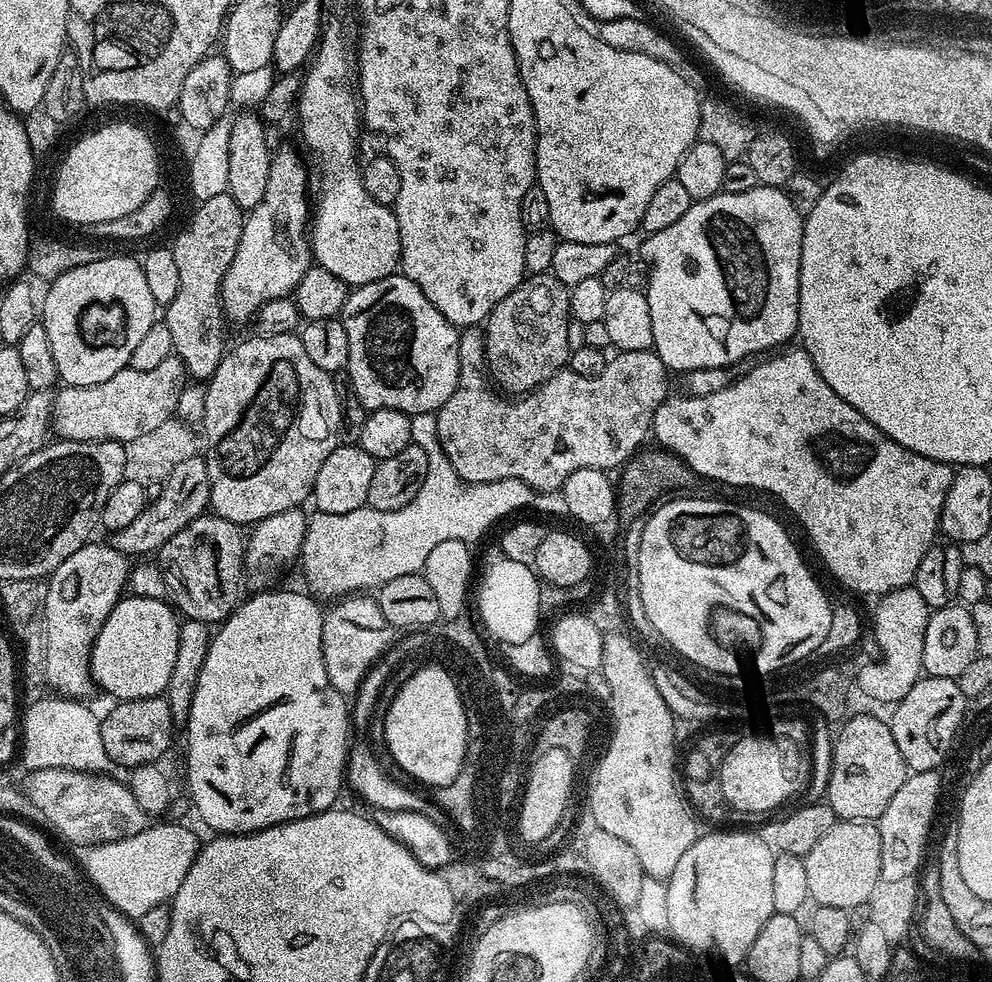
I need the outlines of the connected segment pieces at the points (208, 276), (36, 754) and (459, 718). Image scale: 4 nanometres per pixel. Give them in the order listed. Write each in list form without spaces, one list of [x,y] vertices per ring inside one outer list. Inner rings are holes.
[[[227,192],[222,194],[214,194],[214,198],[206,198],[199,201],[196,213],[192,216],[192,221],[181,230],[176,236],[176,241],[170,244],[172,253],[174,254],[174,266],[178,266],[178,294],[174,294],[174,298],[166,306],[165,314],[163,313],[163,323],[172,326],[175,320],[220,320],[222,309],[220,306],[220,283],[226,274],[226,270],[230,270],[230,262],[234,258],[234,254],[238,250],[238,242],[242,234],[242,226],[246,215],[245,209],[238,206],[238,202],[234,202],[234,198]]]
[[[52,698],[56,700],[36,700],[28,709],[22,712],[22,756],[24,752],[25,769],[38,768],[69,768],[79,772],[89,770],[104,770],[109,767],[108,755],[104,753],[102,746],[102,734],[100,733],[100,720],[90,709],[87,703],[76,698]]]
[[[421,672],[415,680],[412,680],[411,684],[408,684],[404,692],[398,690],[383,717],[383,724],[383,743],[388,744],[389,754],[396,759],[397,766],[406,775],[413,776],[414,779],[421,780],[424,784],[432,784],[433,789],[445,787],[458,778],[460,767],[469,755],[468,743],[470,743],[470,737],[466,732],[467,724],[462,712],[461,700],[456,698],[452,684],[449,683],[448,677],[444,676],[442,672]]]

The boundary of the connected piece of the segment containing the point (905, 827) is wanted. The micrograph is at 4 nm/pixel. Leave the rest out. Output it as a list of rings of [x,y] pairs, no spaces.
[[[936,770],[930,772],[912,772],[903,782],[898,790],[898,794],[894,794],[894,798],[890,798],[890,802],[886,806],[886,810],[882,810],[880,819],[875,821],[876,829],[880,835],[880,880],[900,879],[903,876],[916,876],[921,871],[922,861],[920,859],[924,856],[924,847],[928,844],[928,831],[932,828],[932,819],[936,816],[936,803],[940,800],[940,784],[942,784],[942,777]]]

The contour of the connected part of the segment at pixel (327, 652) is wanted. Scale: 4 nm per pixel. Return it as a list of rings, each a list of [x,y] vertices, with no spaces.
[[[352,594],[341,599],[332,609],[324,612],[322,622],[322,658],[326,662],[326,674],[334,690],[352,694],[359,689],[364,676],[381,659],[380,656],[392,644],[394,629],[386,622],[379,603],[368,594]]]

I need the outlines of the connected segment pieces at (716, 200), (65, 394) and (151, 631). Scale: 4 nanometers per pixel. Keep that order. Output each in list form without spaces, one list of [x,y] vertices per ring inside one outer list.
[[[761,186],[746,190],[746,194],[730,194],[721,190],[708,200],[697,200],[690,206],[690,210],[686,210],[686,214],[682,214],[682,218],[678,218],[678,222],[674,222],[674,226],[666,226],[666,230],[651,233],[647,237],[644,248],[652,263],[652,273],[648,276],[648,288],[646,287],[652,323],[652,348],[668,369],[673,373],[683,374],[696,368],[726,367],[739,359],[755,356],[760,351],[779,349],[784,346],[779,344],[784,344],[791,336],[797,335],[800,327],[800,259],[804,222],[805,217],[800,216],[796,209],[795,199],[784,188]]]
[[[175,355],[166,358],[166,362],[162,362],[158,366],[158,370],[134,370],[132,367],[122,369],[118,374],[114,374],[114,378],[110,378],[106,382],[98,382],[94,386],[64,386],[55,393],[52,402],[52,426],[51,431],[62,440],[118,440],[121,442],[135,441],[142,433],[154,430],[155,427],[162,425],[168,419],[174,416],[176,411],[176,403],[180,400],[180,391],[184,388],[184,380],[186,381],[186,373],[184,364]]]
[[[125,595],[110,610],[92,647],[93,681],[117,701],[161,695],[174,674],[180,626],[177,613],[165,601]]]

